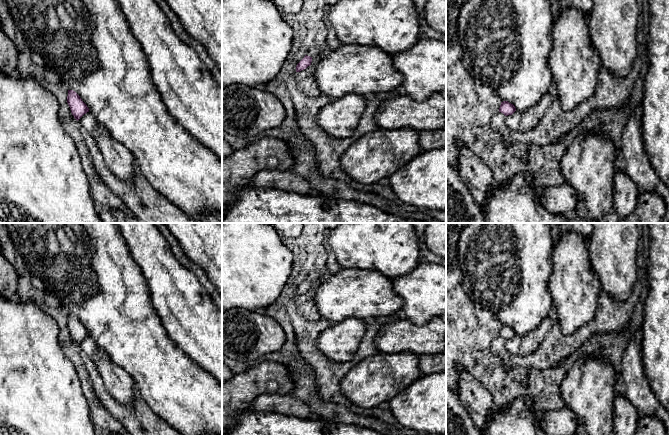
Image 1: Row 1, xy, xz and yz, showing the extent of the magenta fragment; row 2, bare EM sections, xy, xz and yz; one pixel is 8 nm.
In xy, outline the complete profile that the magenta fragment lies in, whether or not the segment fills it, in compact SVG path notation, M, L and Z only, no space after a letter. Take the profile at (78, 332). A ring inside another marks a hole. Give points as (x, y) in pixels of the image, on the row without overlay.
M68 314L67 327L70 331L71 337L78 345L84 338L89 336L89 332L82 325L80 320L73 314Z

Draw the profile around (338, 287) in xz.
M343 269L320 284L314 295L314 301L321 318L339 323L347 318L366 320L391 315L402 310L403 300L394 291L393 279L378 271L368 269Z

